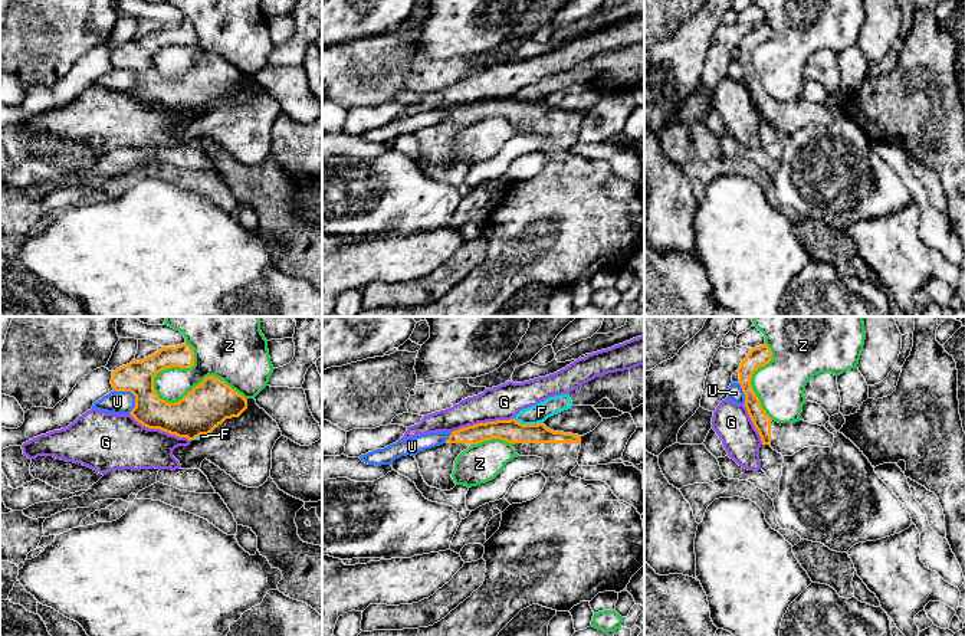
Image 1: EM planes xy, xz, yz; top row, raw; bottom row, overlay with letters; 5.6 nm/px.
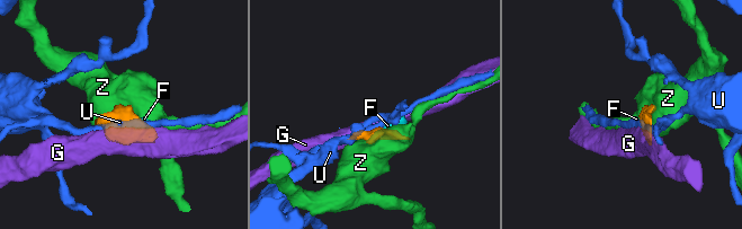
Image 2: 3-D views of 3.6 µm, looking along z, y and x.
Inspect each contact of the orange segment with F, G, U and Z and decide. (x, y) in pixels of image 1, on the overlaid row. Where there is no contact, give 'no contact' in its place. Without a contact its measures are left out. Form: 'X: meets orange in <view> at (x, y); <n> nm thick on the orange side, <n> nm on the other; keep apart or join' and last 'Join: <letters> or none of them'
F: meets orange in xz at (528, 425); 130 nm thick on the orange side, 100 nm on the other; keep apart
G: meets orange in xz at (482, 423); 130 nm thick on the orange side, 190 nm on the other; keep apart
U: meets orange in xy at (133, 393); 180 nm thick on the orange side, 130 nm on the other; keep apart
Z: meets orange in xy at (193, 389); 240 nm thick on the orange side, 280 nm on the other; keep apart
Join: none of them

